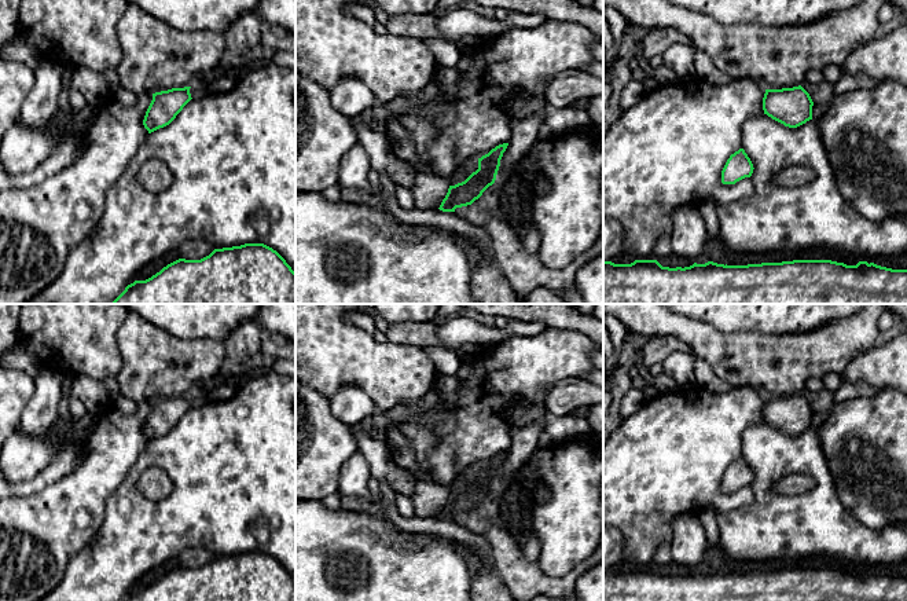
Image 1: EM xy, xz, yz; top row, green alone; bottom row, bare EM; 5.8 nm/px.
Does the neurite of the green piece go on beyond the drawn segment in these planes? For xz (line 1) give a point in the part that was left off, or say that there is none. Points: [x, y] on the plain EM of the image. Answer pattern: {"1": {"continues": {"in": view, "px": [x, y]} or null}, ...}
{"1": {"continues": null}}

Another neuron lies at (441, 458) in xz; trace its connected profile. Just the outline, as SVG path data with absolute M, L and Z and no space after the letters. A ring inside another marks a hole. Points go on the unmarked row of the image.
M440 444L427 454L430 463L429 473L437 484L444 485L449 494L464 490L478 477L478 468L469 468L458 472L455 466L455 452L448 444Z

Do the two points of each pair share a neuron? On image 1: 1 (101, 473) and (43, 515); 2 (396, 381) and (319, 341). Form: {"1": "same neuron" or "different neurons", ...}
{"1": "same neuron", "2": "same neuron"}

